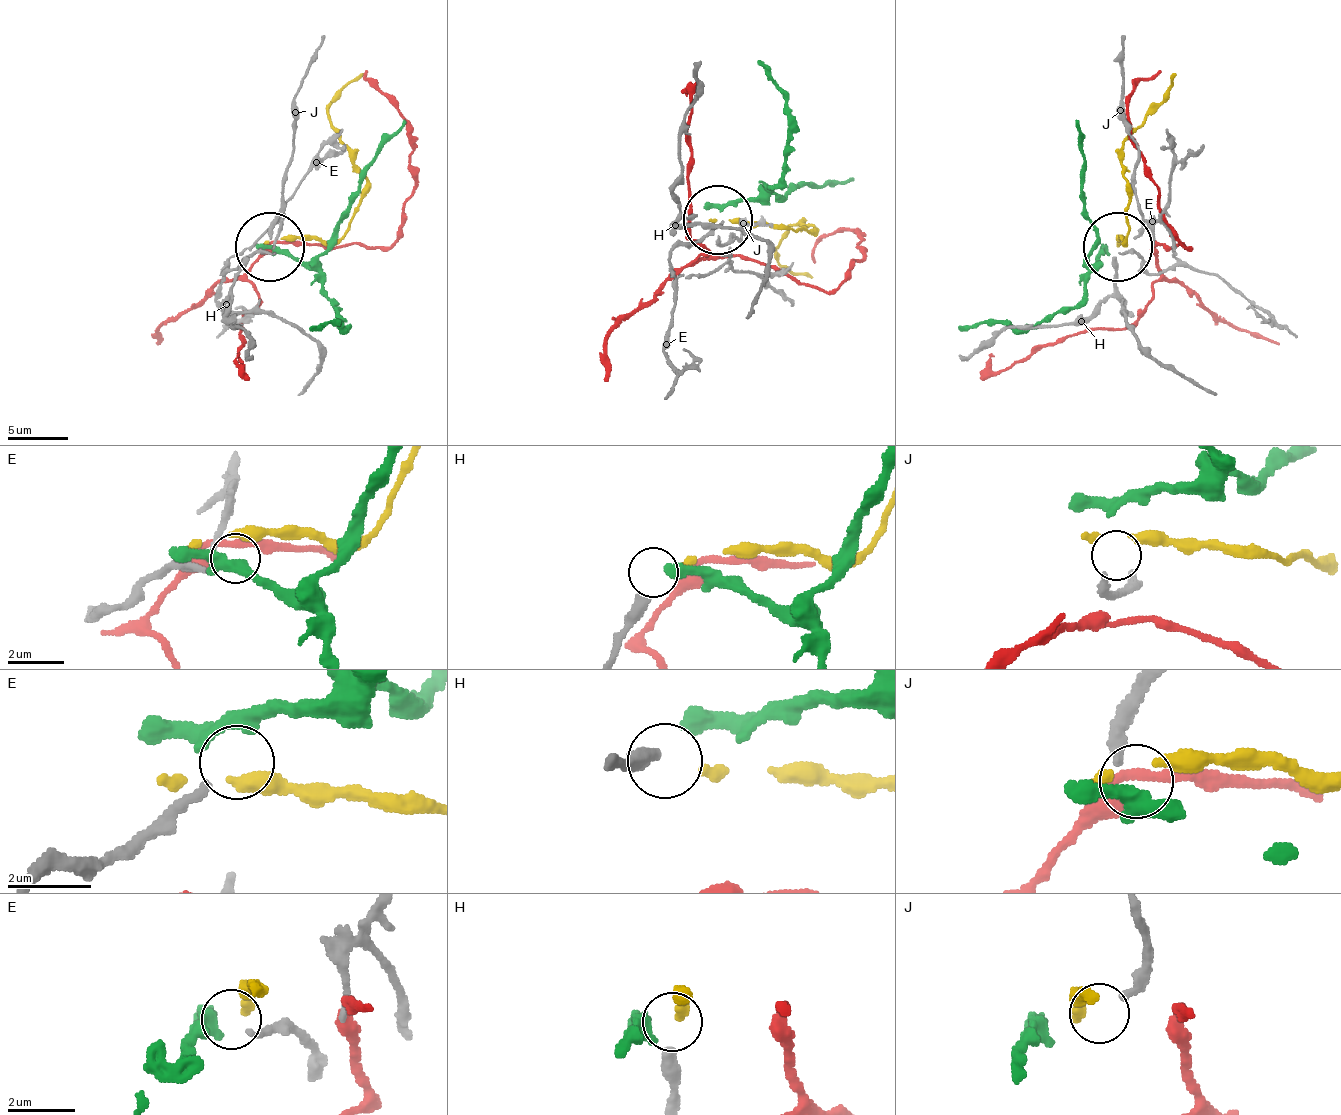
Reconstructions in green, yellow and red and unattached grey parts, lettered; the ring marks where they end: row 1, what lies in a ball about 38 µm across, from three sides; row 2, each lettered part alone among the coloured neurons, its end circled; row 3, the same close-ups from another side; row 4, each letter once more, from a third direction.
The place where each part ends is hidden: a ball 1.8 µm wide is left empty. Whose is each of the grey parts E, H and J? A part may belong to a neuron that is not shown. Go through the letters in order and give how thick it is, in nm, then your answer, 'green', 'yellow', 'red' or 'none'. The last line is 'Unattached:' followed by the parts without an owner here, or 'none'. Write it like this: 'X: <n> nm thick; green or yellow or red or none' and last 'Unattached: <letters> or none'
E: 200 nm thick; none
H: 360 nm thick; none
J: 300 nm thick; none
Unattached: E, H, J

